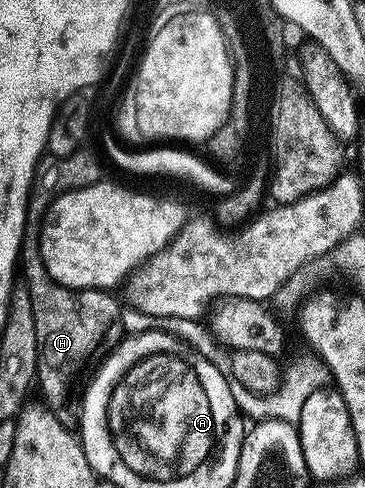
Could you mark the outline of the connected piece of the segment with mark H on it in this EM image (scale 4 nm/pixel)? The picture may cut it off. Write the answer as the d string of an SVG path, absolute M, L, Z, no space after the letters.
M81 148L74 151L70 156L49 161L49 166L46 167L47 165L45 165L37 173L34 179L34 196L28 199L28 215L24 221L24 238L20 241L18 262L22 267L22 285L28 289L30 308L34 312L34 332L38 335L38 364L36 365L35 385L38 390L40 386L40 390L44 393L44 398L48 402L64 402L67 400L68 393L72 390L72 381L84 370L84 361L99 348L104 334L110 333L114 328L117 329L122 309L121 303L116 303L115 293L103 290L77 292L69 288L69 286L58 284L50 276L50 272L42 260L40 230L44 227L44 219L48 217L52 199L57 198L59 194L66 193L67 190L81 190L101 181L100 162L94 155L87 154L86 151L87 149Z

